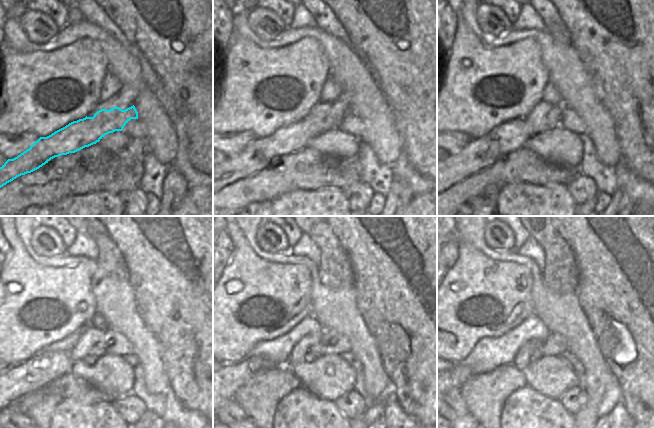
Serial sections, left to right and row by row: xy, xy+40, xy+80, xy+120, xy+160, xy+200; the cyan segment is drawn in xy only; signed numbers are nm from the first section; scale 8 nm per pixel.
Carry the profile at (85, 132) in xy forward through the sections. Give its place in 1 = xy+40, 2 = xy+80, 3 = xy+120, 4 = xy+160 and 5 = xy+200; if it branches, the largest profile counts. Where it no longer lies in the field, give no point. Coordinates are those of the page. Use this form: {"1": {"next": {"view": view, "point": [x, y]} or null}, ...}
{"1": {"next": {"view": "xy+40", "point": [260, 152]}}, "2": {"next": {"view": "xy+80", "point": [479, 153]}}, "3": {"next": {"view": "xy+120", "point": [17, 381]}}, "4": {"next": {"view": "xy+160", "point": [233, 376]}}, "5": {"next": {"view": "xy+200", "point": [458, 375]}}}

